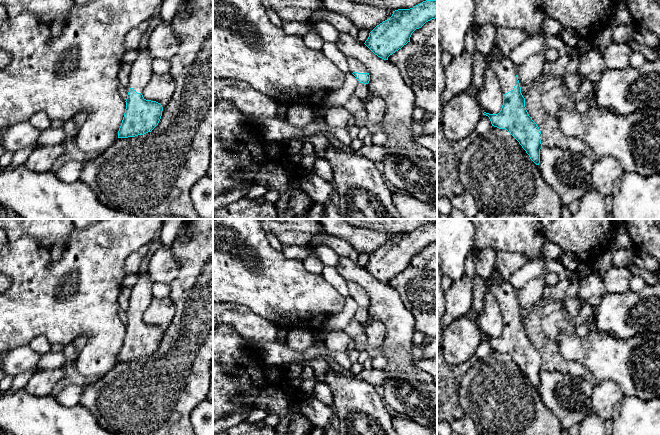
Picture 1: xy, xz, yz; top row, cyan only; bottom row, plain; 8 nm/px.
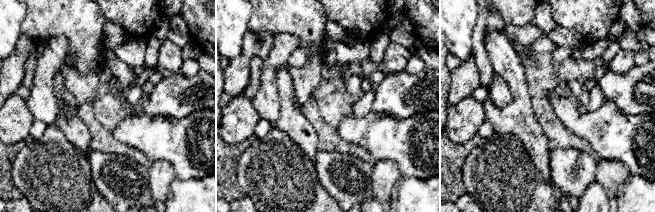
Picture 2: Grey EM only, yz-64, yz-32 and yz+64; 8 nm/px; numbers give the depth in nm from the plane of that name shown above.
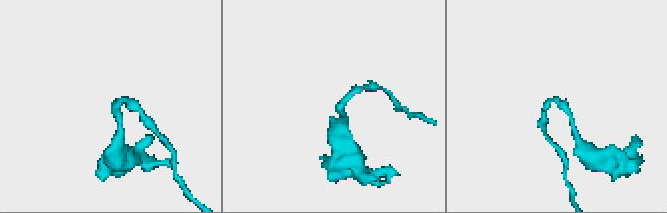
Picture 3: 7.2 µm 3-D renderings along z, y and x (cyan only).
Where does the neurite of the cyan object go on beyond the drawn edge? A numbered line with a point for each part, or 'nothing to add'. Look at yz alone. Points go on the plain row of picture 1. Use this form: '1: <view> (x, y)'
1: yz (505, 293)

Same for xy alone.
1: xy (141, 295)

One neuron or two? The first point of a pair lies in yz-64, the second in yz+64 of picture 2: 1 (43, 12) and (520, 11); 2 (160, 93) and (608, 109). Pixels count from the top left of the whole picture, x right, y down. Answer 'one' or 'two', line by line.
1: one
2: two

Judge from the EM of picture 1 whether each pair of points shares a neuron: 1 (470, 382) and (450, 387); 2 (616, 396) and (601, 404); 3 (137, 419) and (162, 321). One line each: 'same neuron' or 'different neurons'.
1: different neurons
2: same neuron
3: different neurons

